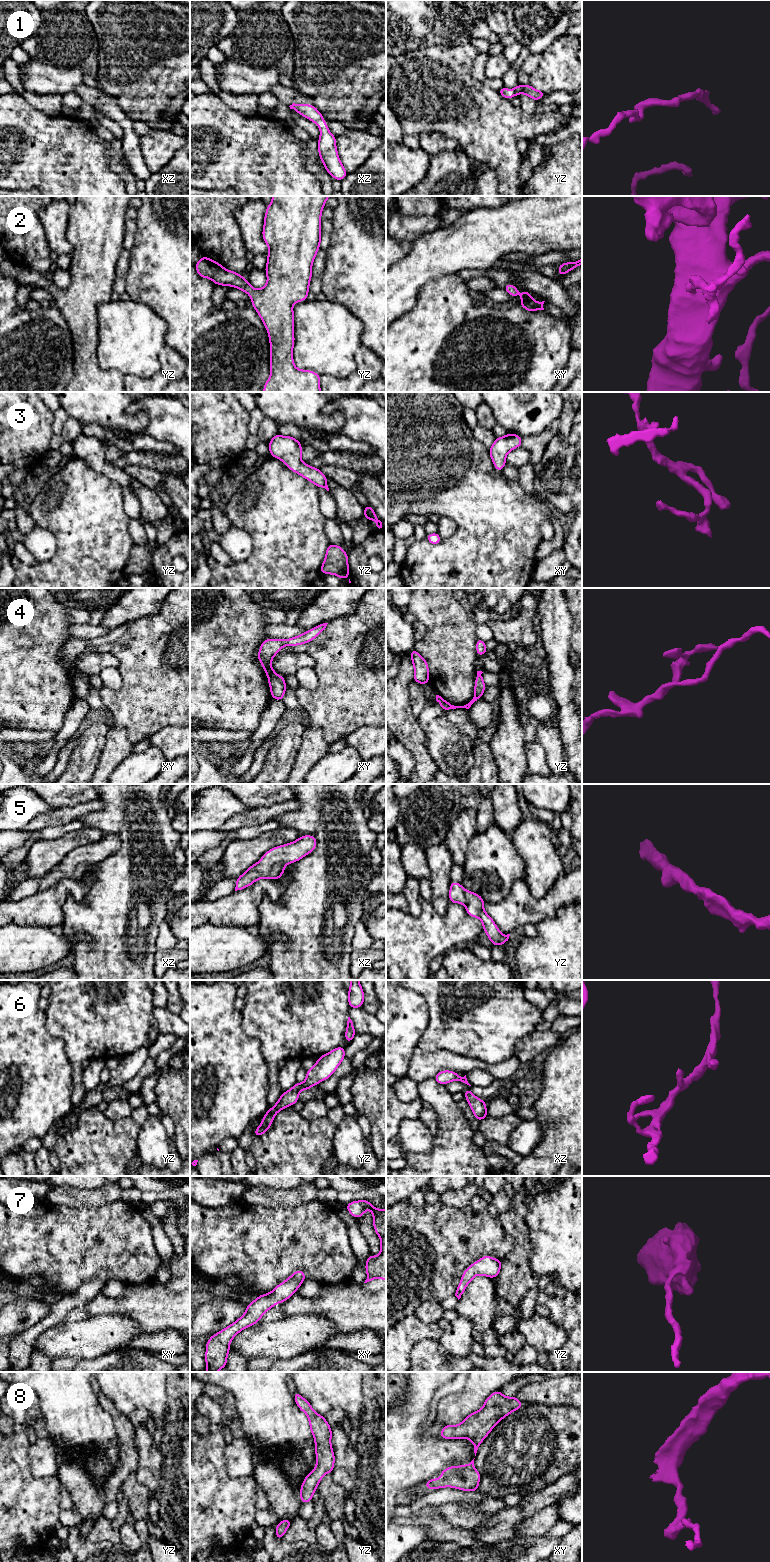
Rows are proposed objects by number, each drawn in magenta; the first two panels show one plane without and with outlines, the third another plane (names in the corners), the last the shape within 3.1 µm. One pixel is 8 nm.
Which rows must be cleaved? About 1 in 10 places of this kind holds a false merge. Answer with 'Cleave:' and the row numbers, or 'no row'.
Cleave: no row

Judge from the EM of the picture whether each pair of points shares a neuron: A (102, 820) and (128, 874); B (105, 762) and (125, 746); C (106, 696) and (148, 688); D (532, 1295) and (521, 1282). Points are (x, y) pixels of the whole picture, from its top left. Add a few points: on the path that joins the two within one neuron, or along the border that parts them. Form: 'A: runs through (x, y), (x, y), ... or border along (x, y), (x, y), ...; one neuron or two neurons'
A: runs through (117, 828), (127, 838), (128, 859); one neuron
B: runs through (110, 757), (120, 747); one neuron
C: runs through (116, 696), (138, 696); one neuron
D: border along (536, 1286), (531, 1288), (515, 1307); two neurons

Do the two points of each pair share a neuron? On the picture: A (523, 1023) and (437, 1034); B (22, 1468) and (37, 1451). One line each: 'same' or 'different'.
A: same
B: different

